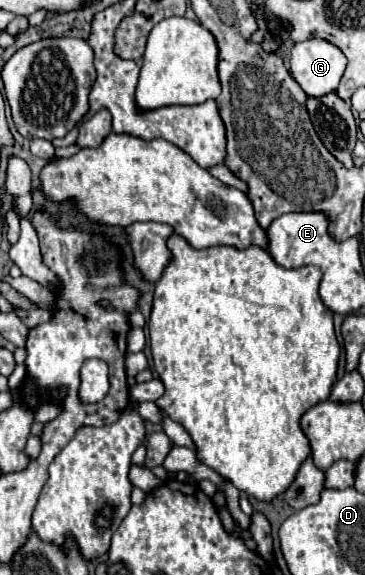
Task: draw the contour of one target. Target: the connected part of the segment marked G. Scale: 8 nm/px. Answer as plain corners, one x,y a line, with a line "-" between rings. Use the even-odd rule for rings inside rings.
310,39
292,47
290,73
308,97
324,97
336,91
344,69
344,53
324,39

